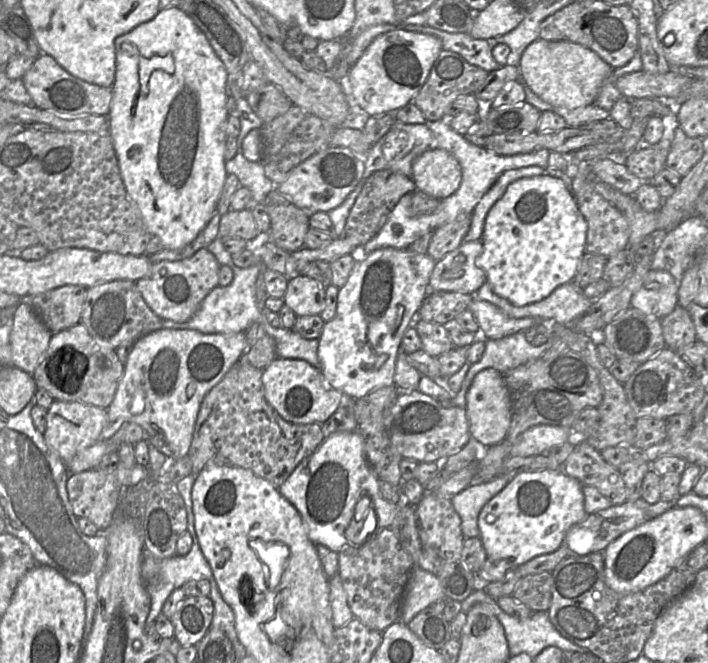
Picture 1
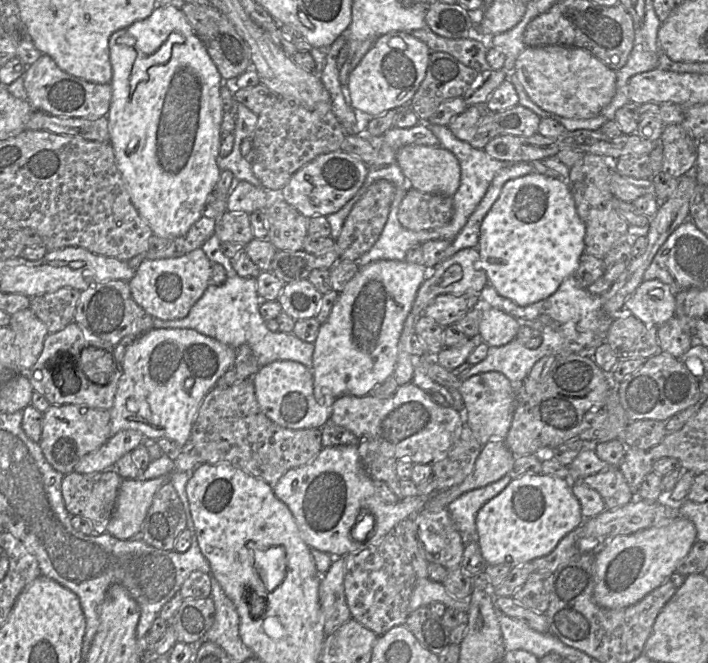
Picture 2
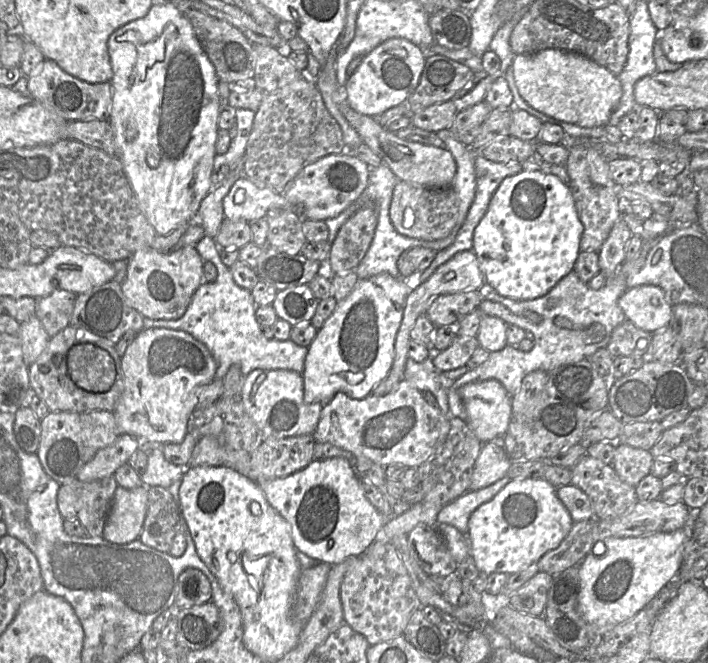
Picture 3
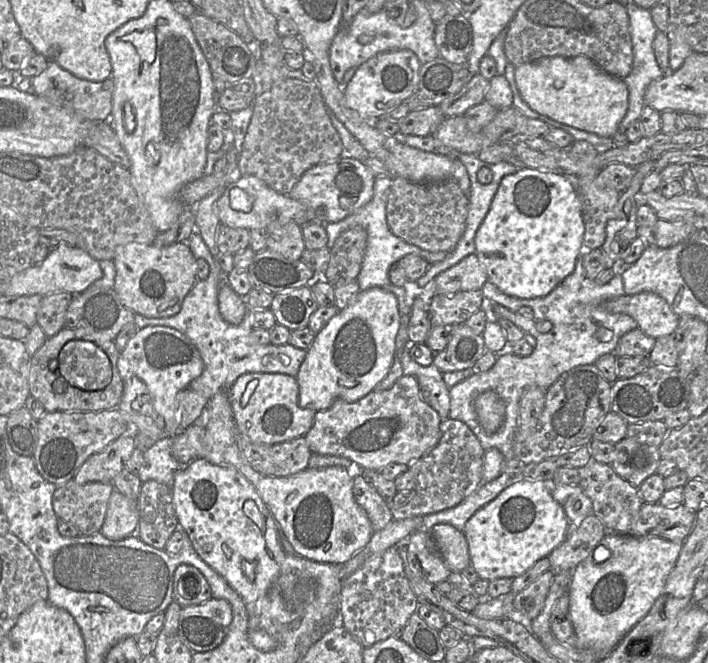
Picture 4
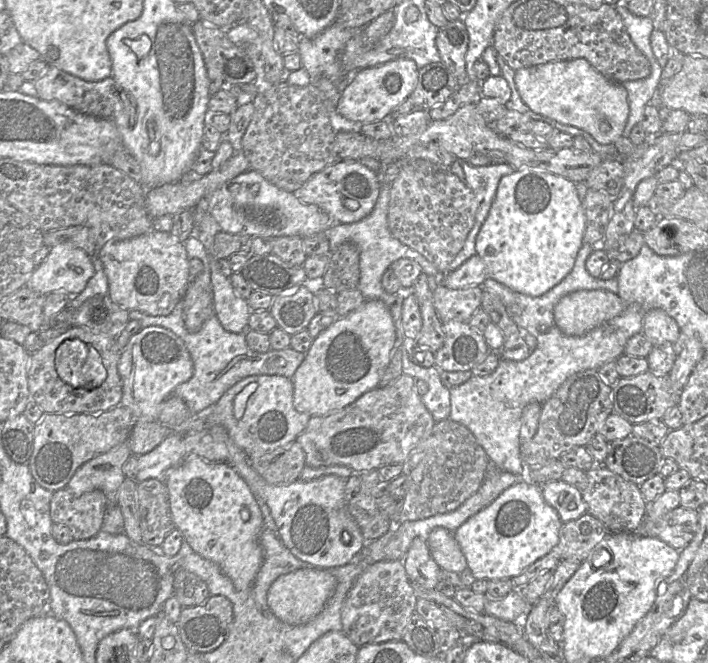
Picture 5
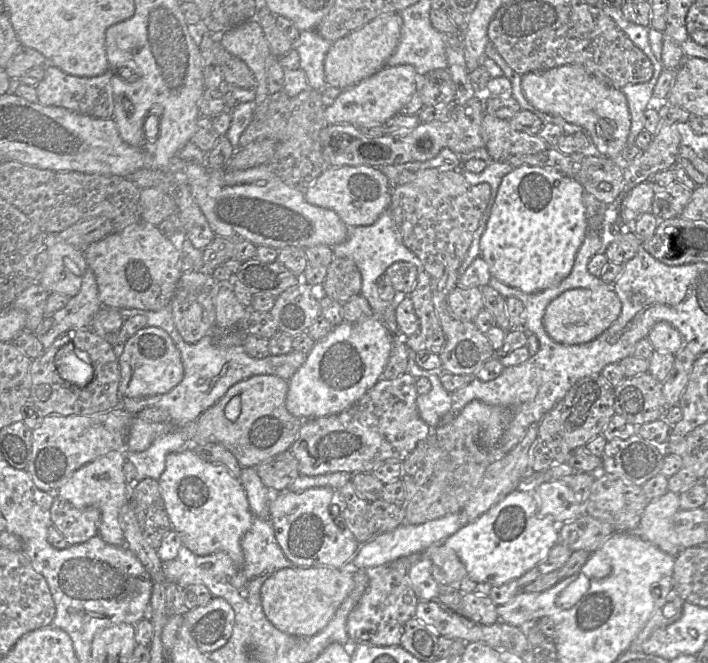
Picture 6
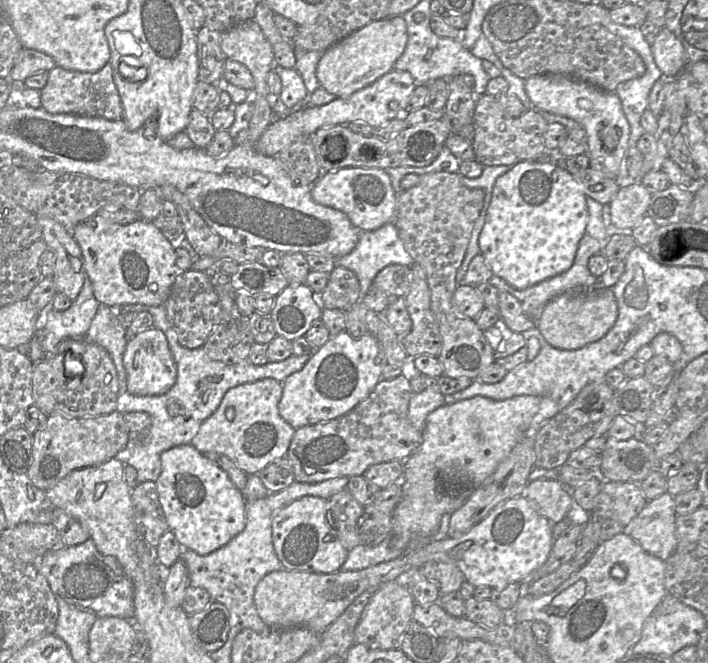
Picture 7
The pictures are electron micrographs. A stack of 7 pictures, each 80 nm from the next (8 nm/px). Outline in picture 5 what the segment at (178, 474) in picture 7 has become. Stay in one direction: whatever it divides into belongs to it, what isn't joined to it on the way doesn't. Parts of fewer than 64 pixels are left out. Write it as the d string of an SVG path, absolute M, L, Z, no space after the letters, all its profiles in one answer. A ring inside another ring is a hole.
M191 456L169 469L164 483L176 530L181 532L184 540L197 554L219 566L237 589L248 589L263 562L259 535L264 525L257 499L245 480L226 462L209 462L198 456Z

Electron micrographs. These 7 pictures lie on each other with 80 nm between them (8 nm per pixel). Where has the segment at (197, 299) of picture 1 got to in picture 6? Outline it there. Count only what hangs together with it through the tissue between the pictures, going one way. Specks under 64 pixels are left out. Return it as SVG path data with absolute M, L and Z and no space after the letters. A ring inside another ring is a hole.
M140 220L88 245L83 254L96 278L102 306L158 311L169 306L182 275L178 250L153 224Z

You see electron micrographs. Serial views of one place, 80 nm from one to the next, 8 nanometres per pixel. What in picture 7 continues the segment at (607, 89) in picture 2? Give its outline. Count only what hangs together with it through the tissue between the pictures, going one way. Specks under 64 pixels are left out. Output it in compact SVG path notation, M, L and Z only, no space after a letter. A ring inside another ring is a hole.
M544 74L525 79L529 99L542 110L579 122L588 134L587 154L608 177L620 178L623 157L629 147L630 127L615 92L607 92L562 74Z

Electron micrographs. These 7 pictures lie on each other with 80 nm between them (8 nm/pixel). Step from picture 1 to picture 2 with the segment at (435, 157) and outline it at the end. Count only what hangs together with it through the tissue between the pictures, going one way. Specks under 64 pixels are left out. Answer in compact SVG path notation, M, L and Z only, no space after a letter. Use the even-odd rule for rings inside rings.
M406 145L397 151L396 160L411 188L450 197L459 188L459 162L441 146Z

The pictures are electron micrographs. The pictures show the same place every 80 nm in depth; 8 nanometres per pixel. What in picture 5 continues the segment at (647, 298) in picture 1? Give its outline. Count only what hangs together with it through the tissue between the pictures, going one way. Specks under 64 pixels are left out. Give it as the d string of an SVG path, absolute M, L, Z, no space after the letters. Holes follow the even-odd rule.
M580 290L559 300L553 310L554 322L568 336L582 336L623 313L626 305L618 294L607 290ZM659 308L644 314L642 332L653 345L674 344L680 335L677 322Z

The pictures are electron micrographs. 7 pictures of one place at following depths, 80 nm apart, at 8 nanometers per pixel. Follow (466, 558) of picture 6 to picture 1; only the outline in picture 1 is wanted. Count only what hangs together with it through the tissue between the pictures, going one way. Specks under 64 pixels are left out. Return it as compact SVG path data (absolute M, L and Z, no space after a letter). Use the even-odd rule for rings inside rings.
M563 470L524 471L516 475L509 484L490 499L478 516L480 539L488 557L505 559L512 567L531 559L556 551L571 527L582 522L587 513L584 509L583 485Z

